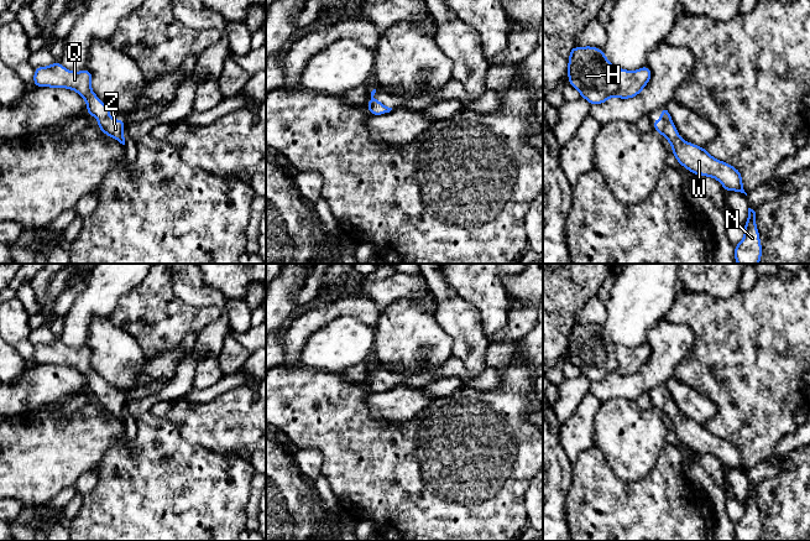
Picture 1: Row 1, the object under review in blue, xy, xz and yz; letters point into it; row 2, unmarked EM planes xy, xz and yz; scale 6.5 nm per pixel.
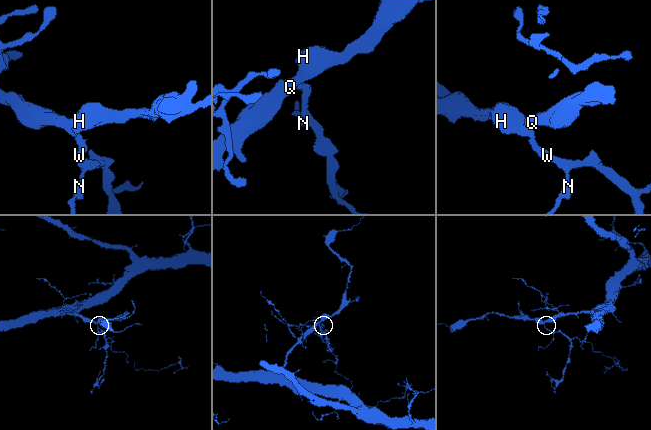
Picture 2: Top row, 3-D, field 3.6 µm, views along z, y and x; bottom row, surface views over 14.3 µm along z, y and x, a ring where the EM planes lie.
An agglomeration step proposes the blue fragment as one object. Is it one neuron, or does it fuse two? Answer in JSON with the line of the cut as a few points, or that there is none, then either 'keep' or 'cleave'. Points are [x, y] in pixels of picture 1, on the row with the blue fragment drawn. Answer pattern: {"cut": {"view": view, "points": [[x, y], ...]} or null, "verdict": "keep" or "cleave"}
{"cut": null, "verdict": "keep"}

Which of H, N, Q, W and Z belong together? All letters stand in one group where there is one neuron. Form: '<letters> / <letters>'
H N Q W Z

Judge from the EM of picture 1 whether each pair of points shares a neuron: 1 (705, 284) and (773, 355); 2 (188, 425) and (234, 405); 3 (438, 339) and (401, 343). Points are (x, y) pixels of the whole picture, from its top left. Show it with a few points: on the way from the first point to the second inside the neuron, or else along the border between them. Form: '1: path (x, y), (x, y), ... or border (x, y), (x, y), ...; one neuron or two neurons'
1: border (738, 290), (730, 297), (690, 292); two neurons
2: path (199, 424), (215, 424), (223, 416); one neuron
3: path (429, 342), (409, 342); one neuron

